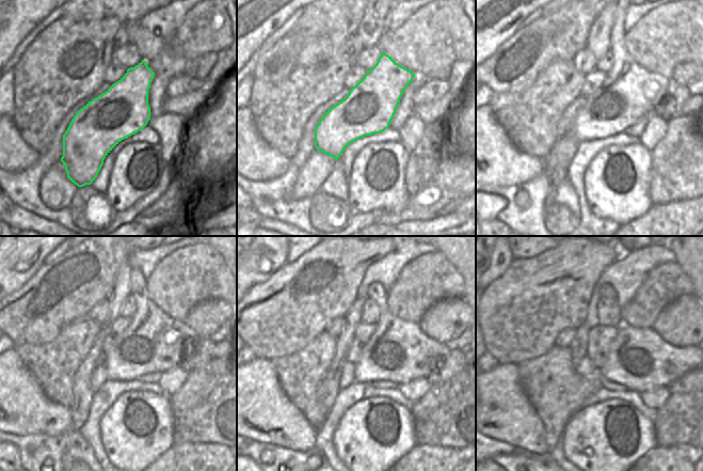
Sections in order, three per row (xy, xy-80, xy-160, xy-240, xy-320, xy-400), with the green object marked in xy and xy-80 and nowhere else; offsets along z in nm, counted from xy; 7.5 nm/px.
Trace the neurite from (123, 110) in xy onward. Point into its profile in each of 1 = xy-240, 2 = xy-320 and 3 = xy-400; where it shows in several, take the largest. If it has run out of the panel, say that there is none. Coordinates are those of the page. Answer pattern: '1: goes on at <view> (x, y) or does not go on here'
1: goes on at xy-240 (153, 342)
2: goes on at xy-320 (398, 350)
3: goes on at xy-400 (639, 359)

